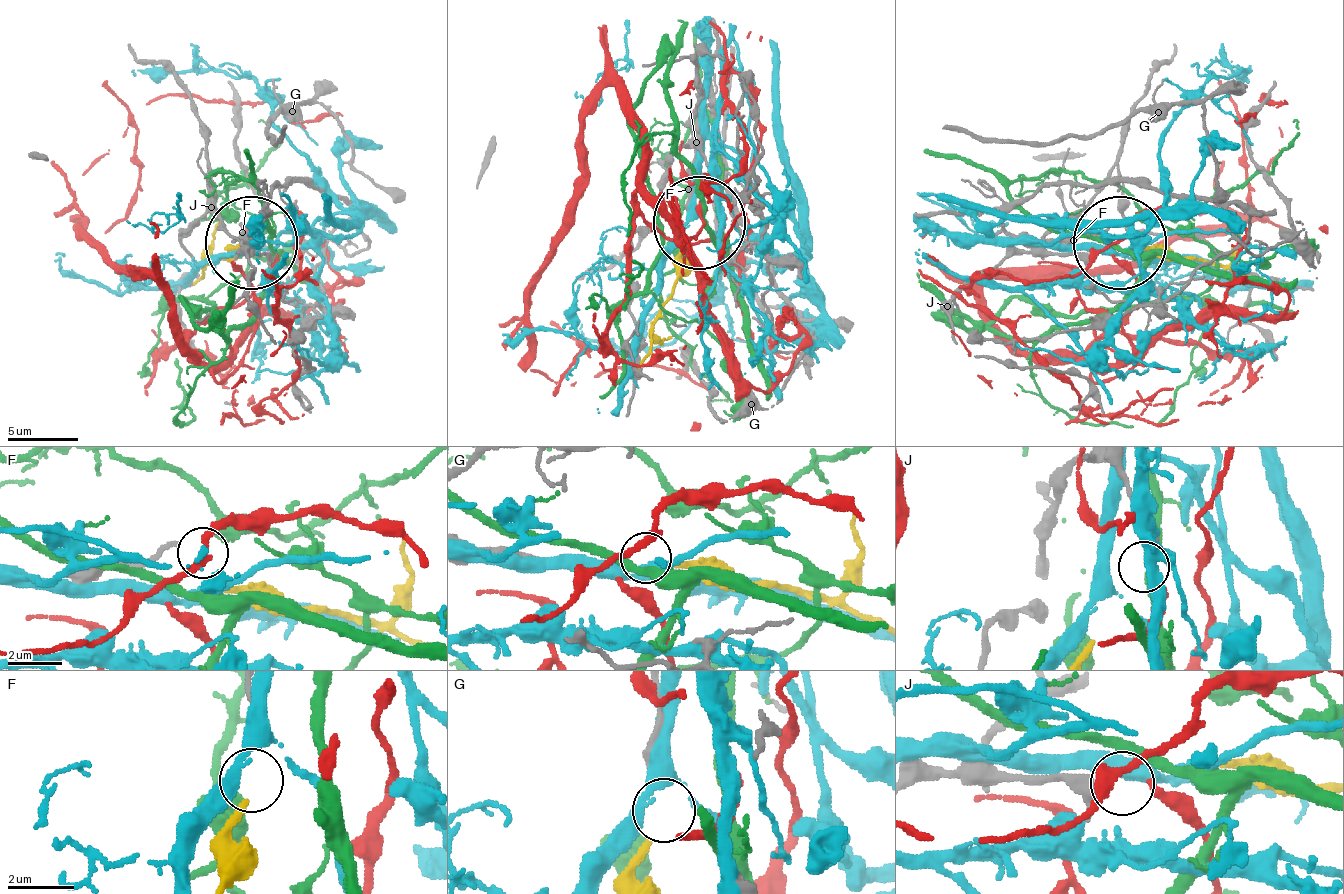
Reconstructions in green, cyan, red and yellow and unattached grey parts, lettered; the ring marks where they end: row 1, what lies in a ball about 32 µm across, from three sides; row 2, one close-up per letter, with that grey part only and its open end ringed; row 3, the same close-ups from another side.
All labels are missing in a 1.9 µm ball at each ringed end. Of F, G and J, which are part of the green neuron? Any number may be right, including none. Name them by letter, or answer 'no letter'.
no letter

